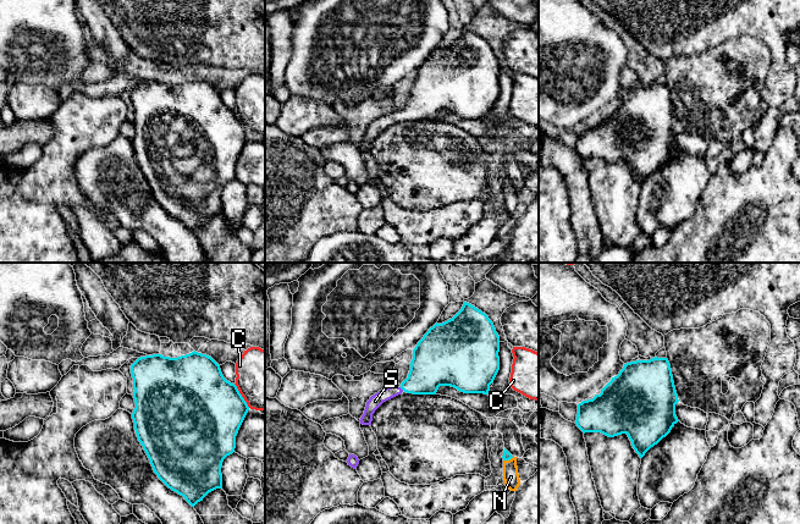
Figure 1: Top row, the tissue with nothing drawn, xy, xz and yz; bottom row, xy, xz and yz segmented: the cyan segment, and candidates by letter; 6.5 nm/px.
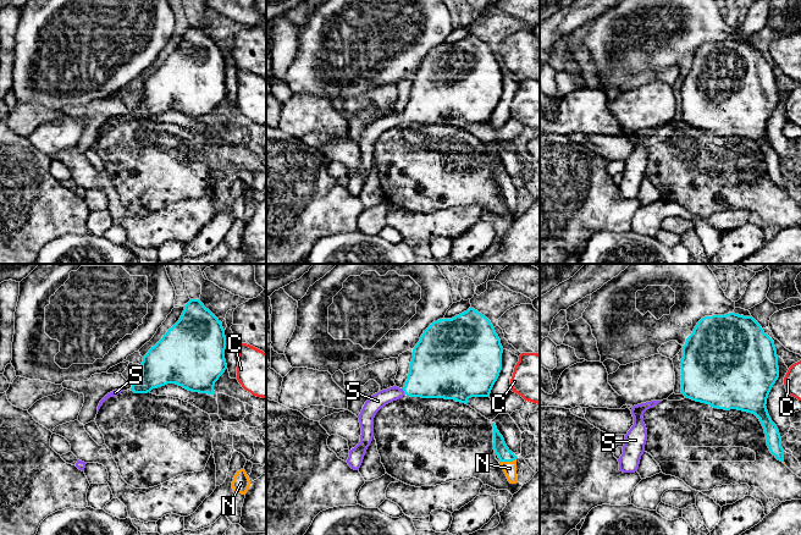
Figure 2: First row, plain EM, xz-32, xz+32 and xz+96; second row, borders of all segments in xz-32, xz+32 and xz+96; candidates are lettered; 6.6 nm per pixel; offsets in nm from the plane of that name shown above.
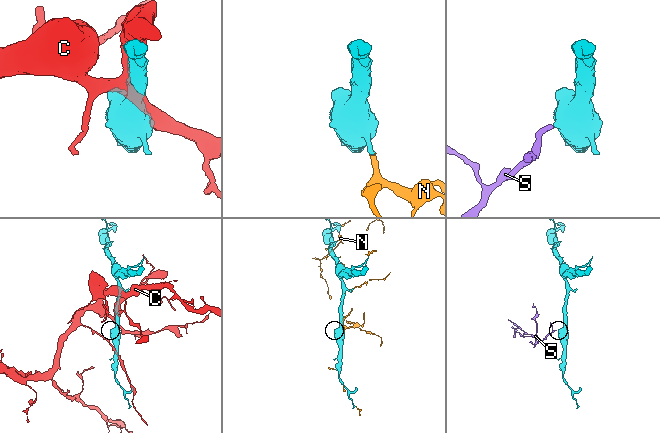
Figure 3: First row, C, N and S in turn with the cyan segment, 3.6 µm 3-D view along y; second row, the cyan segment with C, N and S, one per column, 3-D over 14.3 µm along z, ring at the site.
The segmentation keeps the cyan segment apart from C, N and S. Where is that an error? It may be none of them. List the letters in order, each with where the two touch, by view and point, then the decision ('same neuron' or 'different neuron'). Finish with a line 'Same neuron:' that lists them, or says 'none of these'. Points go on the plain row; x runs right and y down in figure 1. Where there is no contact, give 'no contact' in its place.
C: contact xy (241, 122); different neuron
N: contact xz (508, 186); same neuron
S: contact xz (402, 115); same neuron
Same neuron: N, S

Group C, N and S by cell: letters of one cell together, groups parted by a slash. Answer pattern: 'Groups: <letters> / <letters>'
Groups: C / N S

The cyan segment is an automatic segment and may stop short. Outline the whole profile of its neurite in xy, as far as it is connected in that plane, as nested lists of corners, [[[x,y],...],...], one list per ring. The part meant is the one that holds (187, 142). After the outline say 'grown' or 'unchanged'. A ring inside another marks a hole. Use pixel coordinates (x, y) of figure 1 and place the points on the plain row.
[[[195,77],[177,84],[161,81],[140,83],[131,92],[131,100],[136,129],[132,145],[138,167],[158,204],[194,233],[209,219],[222,215],[222,188],[235,178],[236,162],[249,133],[237,112],[224,104],[220,92]]]; unchanged

